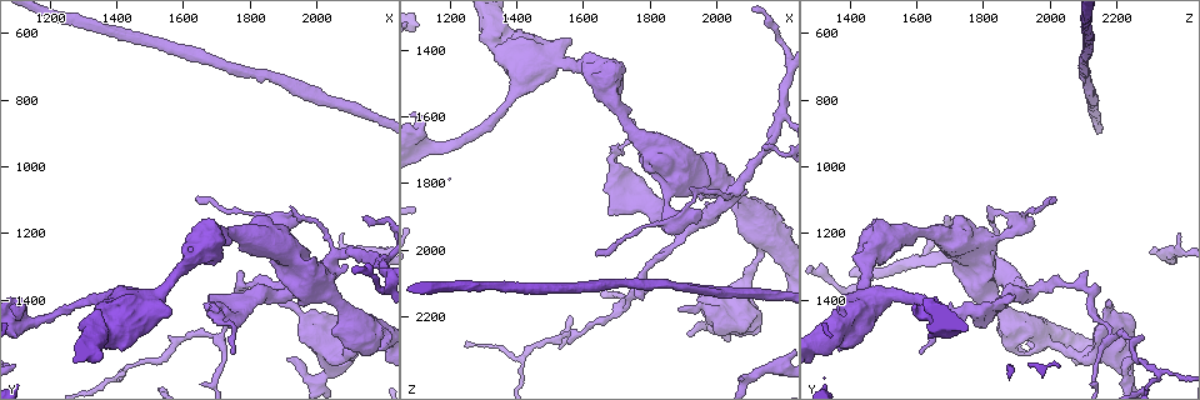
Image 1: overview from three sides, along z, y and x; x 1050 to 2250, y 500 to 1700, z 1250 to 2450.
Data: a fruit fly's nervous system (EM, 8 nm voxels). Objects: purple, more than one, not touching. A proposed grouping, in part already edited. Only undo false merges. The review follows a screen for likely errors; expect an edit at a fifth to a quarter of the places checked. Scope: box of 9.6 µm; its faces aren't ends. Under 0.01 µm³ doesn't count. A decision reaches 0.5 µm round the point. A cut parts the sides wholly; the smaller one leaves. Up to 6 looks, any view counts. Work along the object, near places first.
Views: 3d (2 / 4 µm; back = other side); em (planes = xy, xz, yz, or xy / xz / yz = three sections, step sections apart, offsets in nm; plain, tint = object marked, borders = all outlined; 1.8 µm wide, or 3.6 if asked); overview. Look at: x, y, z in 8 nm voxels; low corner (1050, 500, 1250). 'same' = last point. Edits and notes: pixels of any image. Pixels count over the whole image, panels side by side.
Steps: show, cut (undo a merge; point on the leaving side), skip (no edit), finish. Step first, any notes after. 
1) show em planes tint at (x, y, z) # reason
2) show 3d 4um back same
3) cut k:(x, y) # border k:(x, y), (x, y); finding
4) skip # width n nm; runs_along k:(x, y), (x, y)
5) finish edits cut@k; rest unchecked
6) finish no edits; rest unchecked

show 3d 4um at (2030, 1370, 1820) # sharp bend

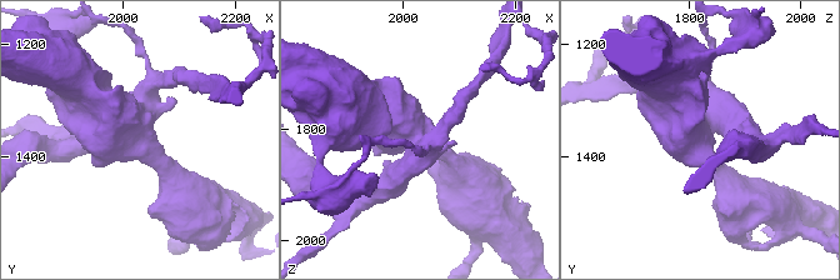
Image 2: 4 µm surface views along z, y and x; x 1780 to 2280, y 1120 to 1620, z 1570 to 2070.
show em 3.6um planes tint at (2030, 1365, 1815) # now the EM

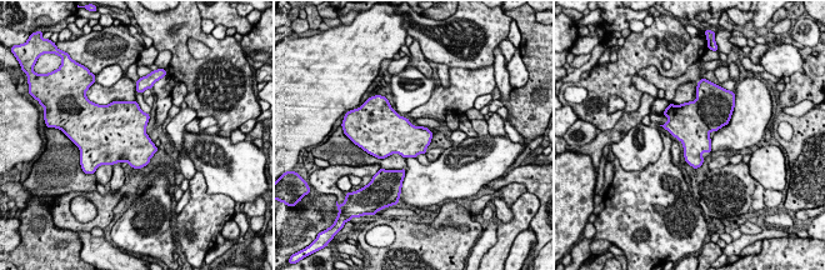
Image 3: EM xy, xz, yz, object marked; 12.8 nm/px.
skip # all the same cell

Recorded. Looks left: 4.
show 3d 4um at (1510, 1400, 1420) # narrows sharply

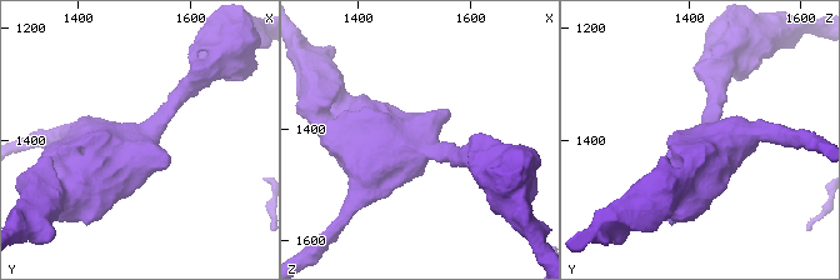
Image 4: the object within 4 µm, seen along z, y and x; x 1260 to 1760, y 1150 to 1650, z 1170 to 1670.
show em 3.6um planes tint at (1500, 1415, 1420) # need the tissue

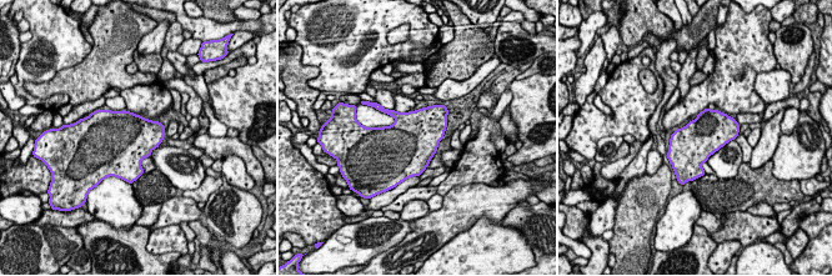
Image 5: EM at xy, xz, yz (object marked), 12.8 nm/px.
skip # width 500 nm; all the same cell

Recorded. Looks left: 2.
show em planes tint at (2190, 1290, 1600) # three-way junction

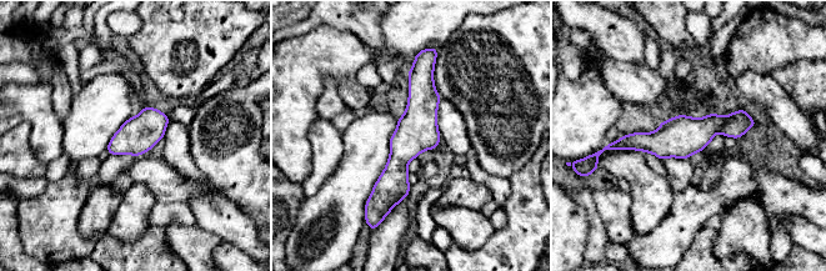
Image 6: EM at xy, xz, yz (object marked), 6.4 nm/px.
skip # runs_along 6:(417, 65), (419, 125), (385, 210); all the same cell

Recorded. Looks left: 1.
finish no edits; rest unchecked

